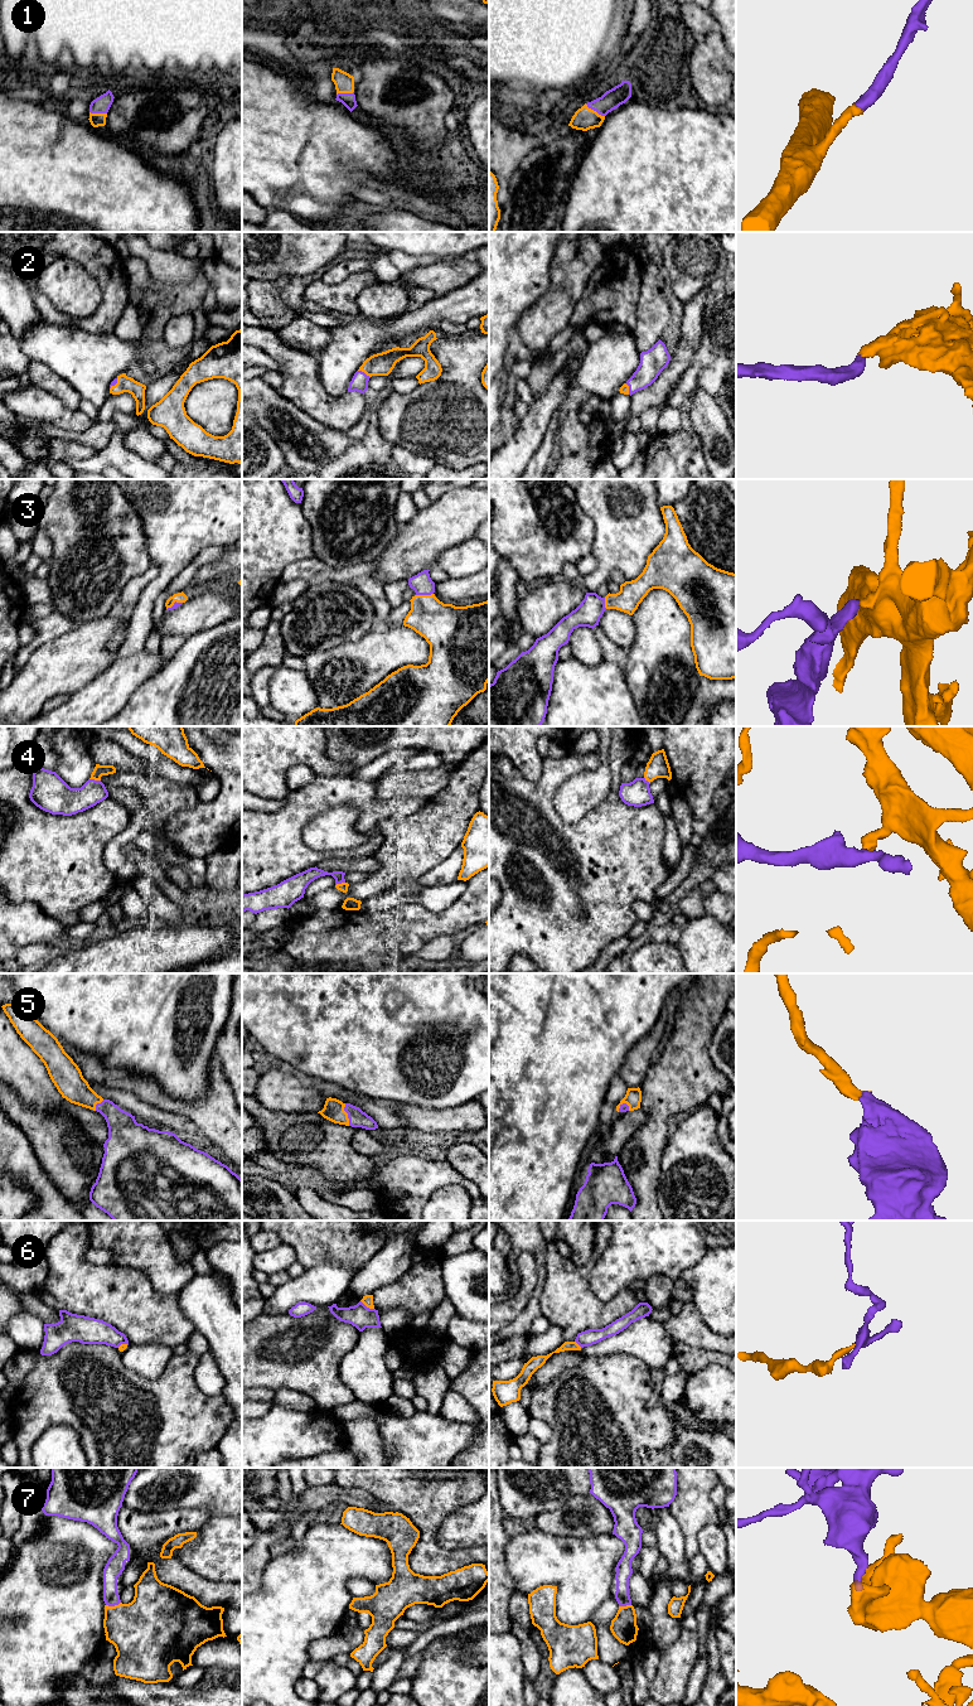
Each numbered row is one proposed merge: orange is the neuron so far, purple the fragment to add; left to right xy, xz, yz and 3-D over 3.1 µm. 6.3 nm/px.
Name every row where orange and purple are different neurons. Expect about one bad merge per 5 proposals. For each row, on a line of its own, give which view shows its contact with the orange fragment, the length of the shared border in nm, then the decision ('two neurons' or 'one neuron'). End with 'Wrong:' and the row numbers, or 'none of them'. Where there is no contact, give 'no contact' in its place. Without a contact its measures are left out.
1: yz | 150 nm | one neuron
2: xz | 90 nm | one neuron
3: xz | 110 nm | one neuron
4: xy | 70 nm | one neuron
5: xz | 150 nm | one neuron
6: xz | 110 nm | two neurons
7: xy | 100 nm | one neuron
Wrong: 6

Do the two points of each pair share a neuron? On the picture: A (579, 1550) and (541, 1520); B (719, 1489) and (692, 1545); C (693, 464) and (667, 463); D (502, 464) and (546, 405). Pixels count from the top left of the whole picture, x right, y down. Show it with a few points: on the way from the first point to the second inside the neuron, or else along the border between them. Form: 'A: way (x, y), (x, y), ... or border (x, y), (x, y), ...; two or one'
A: border (537, 1528), (565, 1537), (591, 1536); two
B: border (719, 1480), (711, 1492), (711, 1499), (717, 1506); two
C: border (693, 450), (686, 465); two
D: way (517, 449), (527, 439), (537, 420); one

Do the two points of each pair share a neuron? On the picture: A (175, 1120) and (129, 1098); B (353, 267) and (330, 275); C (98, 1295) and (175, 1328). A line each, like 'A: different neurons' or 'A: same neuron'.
A: same neuron
B: same neuron
C: same neuron

